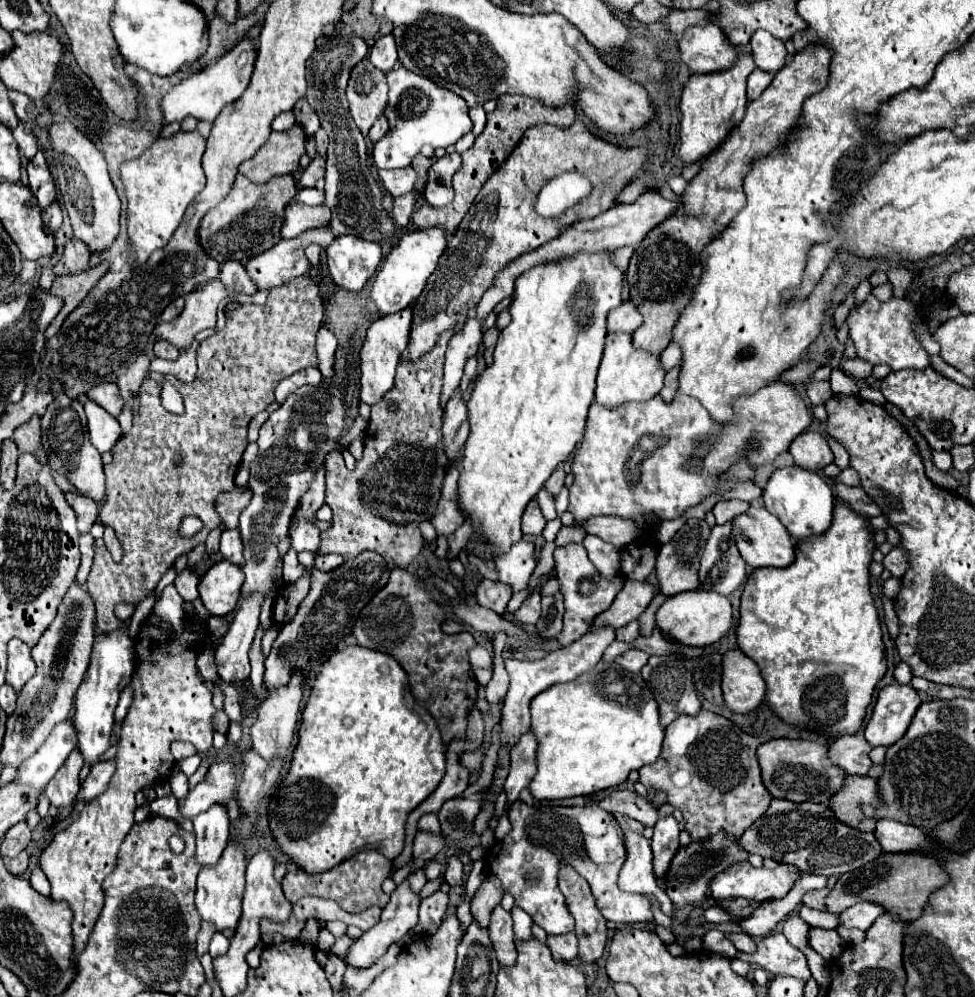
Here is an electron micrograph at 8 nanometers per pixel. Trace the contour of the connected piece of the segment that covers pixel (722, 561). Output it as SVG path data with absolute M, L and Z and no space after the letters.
M732 522L714 526L700 560L700 588L718 594L732 594L746 578L746 562L742 560L732 538Z

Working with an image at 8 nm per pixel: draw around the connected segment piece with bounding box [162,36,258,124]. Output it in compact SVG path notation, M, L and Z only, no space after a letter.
M246 36L228 54L224 54L218 62L206 66L202 72L192 74L190 78L186 78L178 86L174 86L162 100L164 122L166 124L172 124L174 120L180 122L190 114L196 116L198 120L214 120L226 104L238 100L238 96L246 90L252 70L254 70L256 52L258 52L258 42Z

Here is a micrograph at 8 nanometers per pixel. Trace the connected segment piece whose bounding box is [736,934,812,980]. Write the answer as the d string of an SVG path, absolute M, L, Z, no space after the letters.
M770 934L758 940L758 948L752 954L738 952L736 958L746 962L756 962L760 968L768 970L772 976L792 976L808 980L812 974L808 970L806 956L794 948L784 934Z

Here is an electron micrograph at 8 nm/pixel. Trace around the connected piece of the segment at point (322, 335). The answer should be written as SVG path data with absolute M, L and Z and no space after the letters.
M320 328L318 340L316 340L316 352L318 352L318 370L322 372L324 378L334 376L334 352L336 352L338 340L328 328Z

